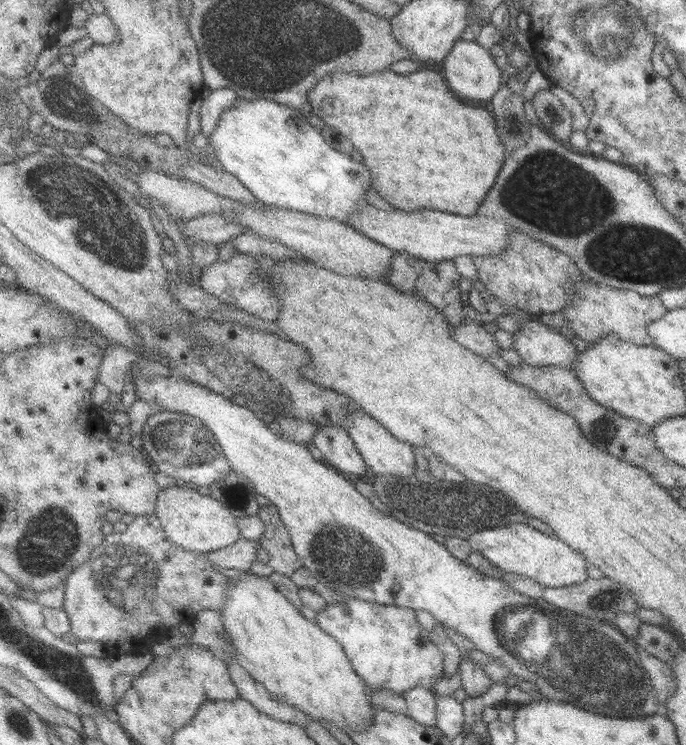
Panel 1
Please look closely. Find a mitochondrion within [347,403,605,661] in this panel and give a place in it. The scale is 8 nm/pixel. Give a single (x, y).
(440, 507)

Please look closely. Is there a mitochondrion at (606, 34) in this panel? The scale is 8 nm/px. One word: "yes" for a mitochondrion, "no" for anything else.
yes

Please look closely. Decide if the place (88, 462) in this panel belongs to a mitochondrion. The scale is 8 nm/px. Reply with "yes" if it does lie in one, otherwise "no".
no

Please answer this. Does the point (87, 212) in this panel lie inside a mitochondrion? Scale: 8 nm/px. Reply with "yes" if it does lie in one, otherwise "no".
yes

